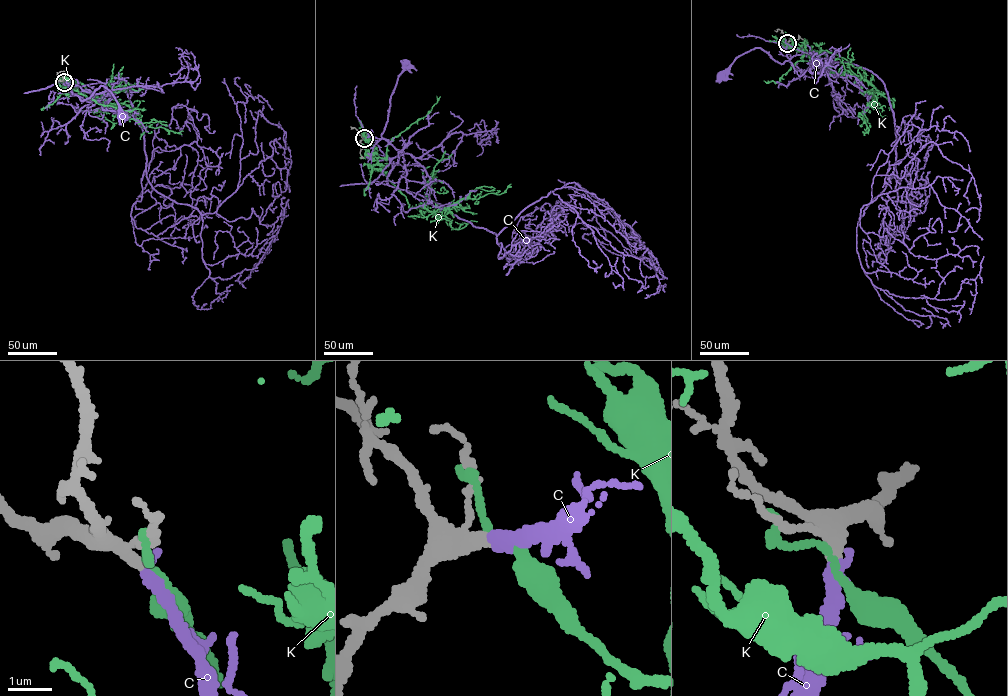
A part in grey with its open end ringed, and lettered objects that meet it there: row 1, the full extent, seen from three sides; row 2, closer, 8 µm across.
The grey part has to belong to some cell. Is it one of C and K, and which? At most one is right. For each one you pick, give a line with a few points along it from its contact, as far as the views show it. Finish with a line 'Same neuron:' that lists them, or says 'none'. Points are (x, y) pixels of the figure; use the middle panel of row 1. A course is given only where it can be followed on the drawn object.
C: course (364, 138), (381, 138), (391, 95), (405, 62)
Same neuron: C

